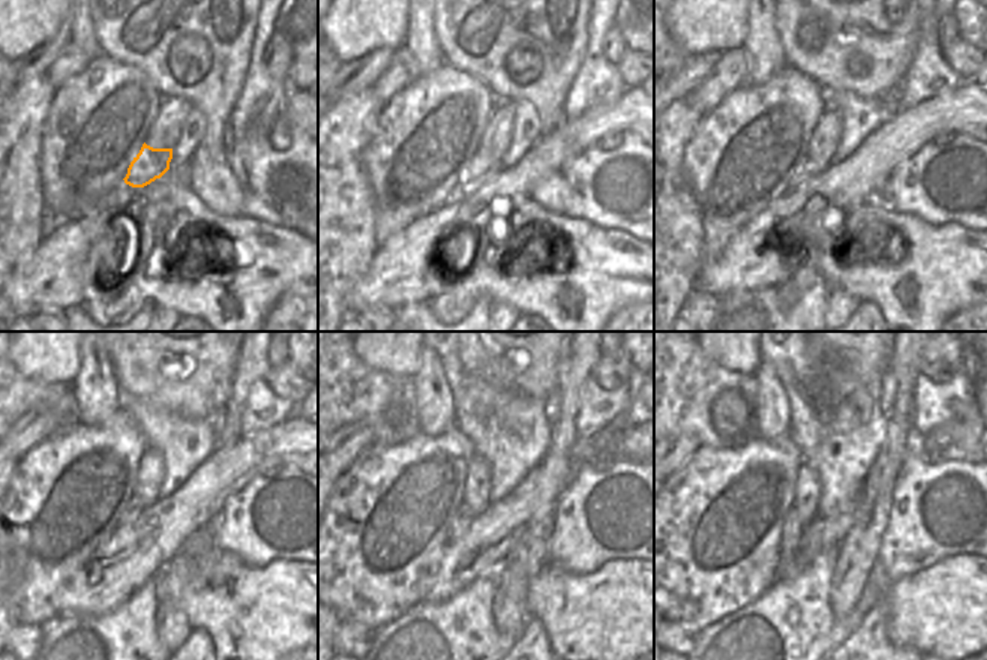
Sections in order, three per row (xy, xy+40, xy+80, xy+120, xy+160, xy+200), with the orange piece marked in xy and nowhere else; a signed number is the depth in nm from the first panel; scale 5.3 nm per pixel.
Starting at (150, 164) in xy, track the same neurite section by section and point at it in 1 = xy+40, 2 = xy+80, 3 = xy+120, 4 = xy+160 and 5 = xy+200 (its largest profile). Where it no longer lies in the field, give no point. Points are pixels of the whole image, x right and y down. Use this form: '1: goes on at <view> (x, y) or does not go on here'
1: goes on at xy+40 (482, 165)
2: goes on at xy+80 (812, 168)
3: goes on at xy+120 (134, 507)
4: goes on at xy+160 (461, 521)
5: goes on at xy+200 (792, 531)

